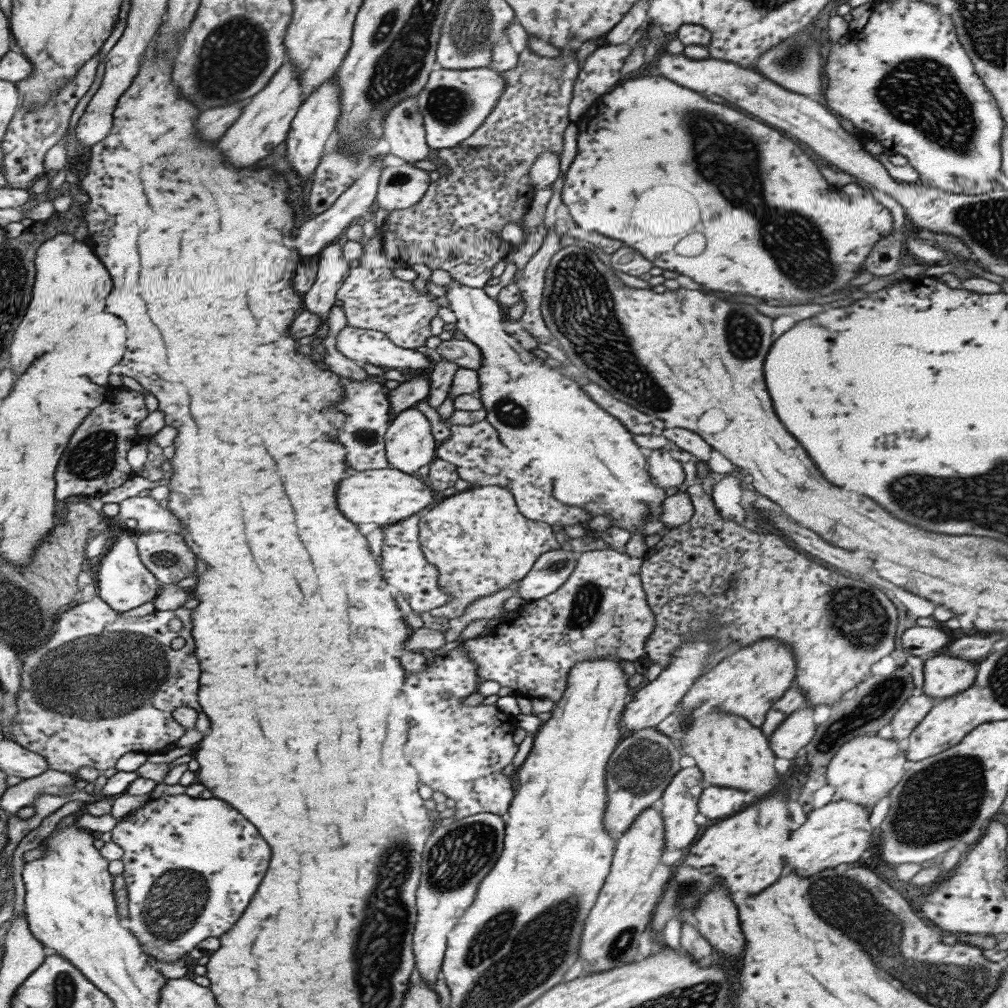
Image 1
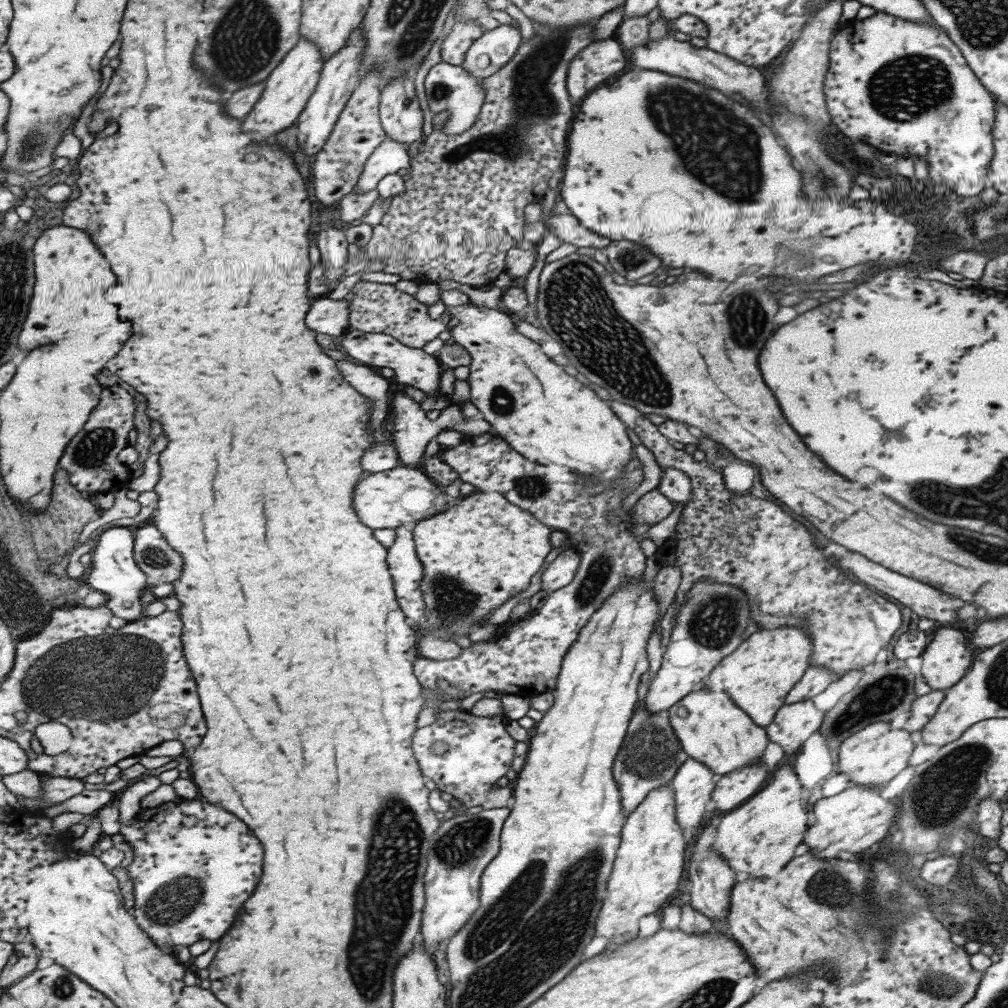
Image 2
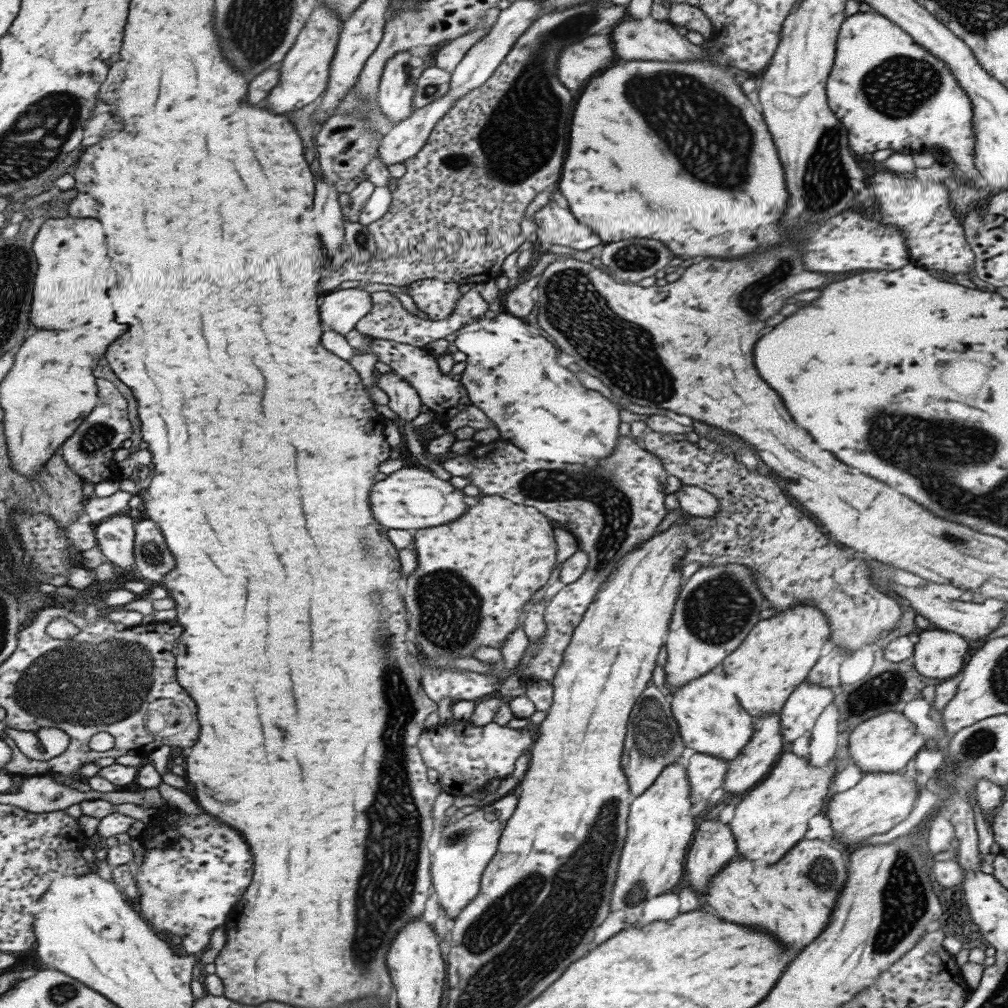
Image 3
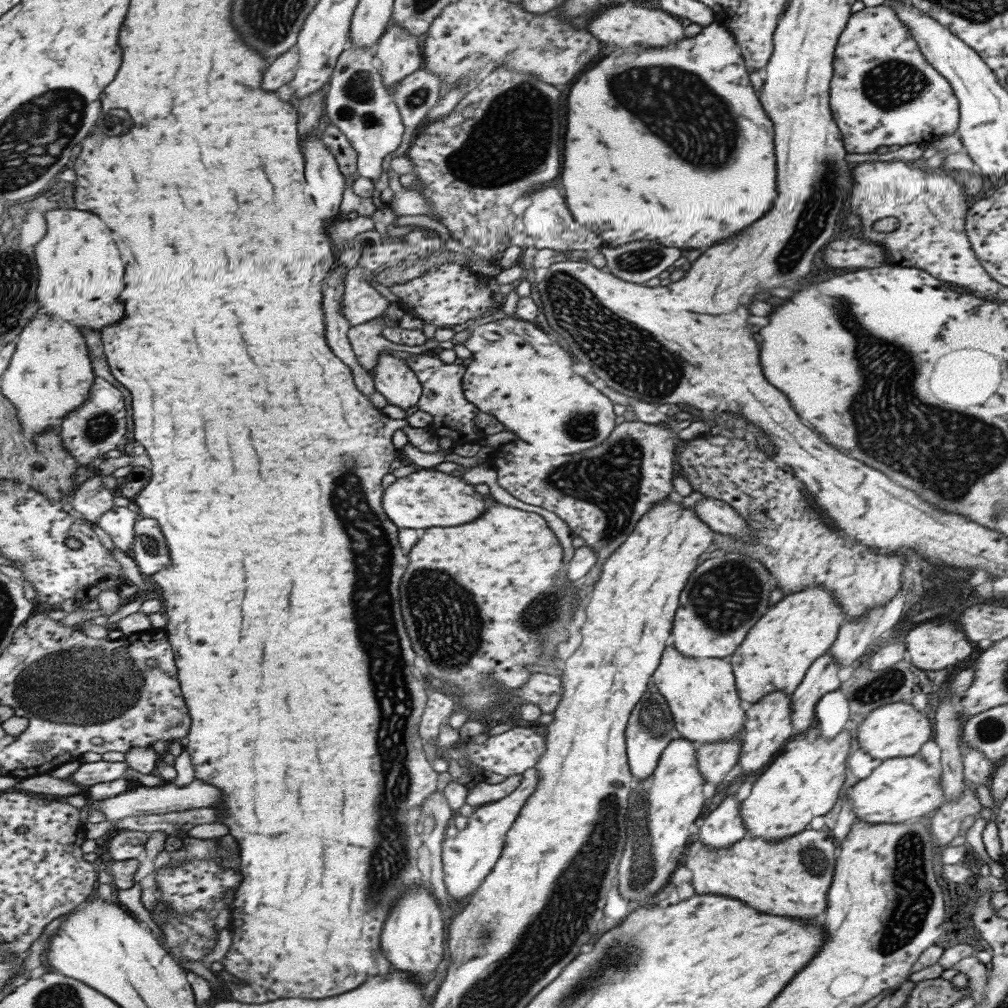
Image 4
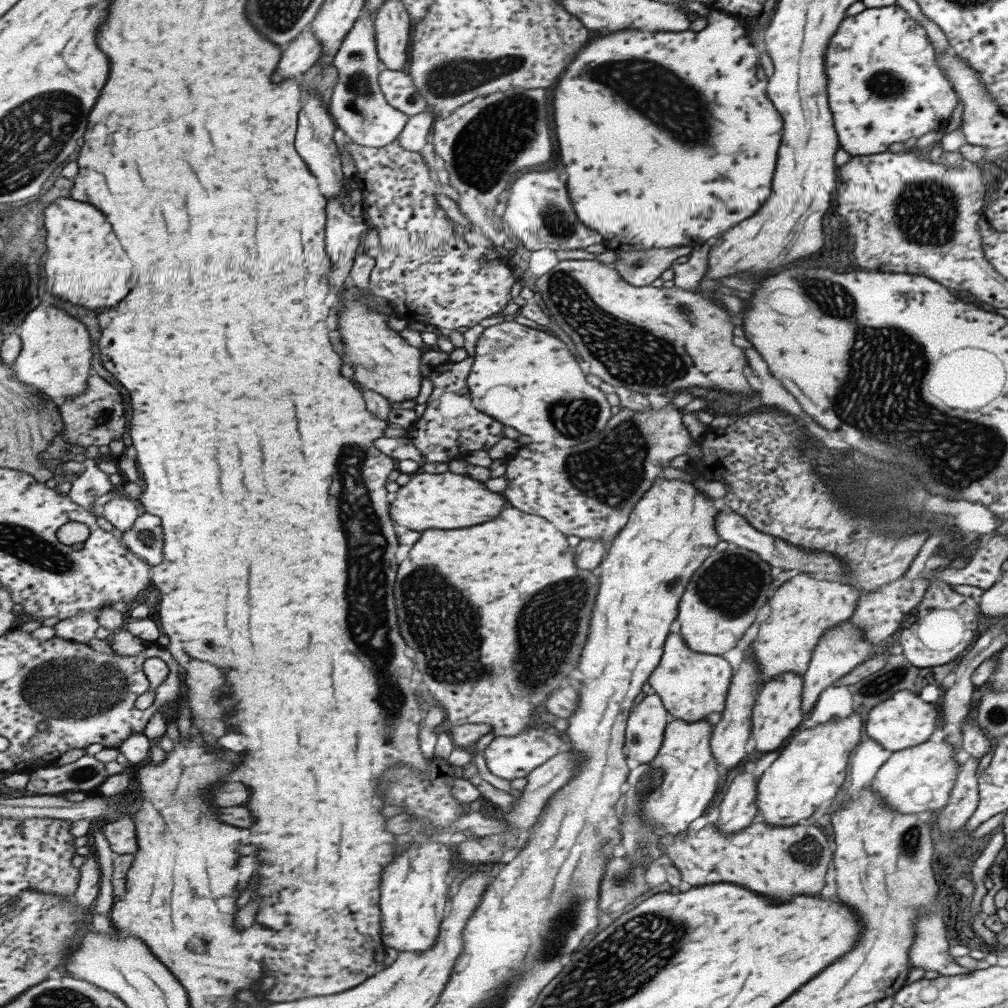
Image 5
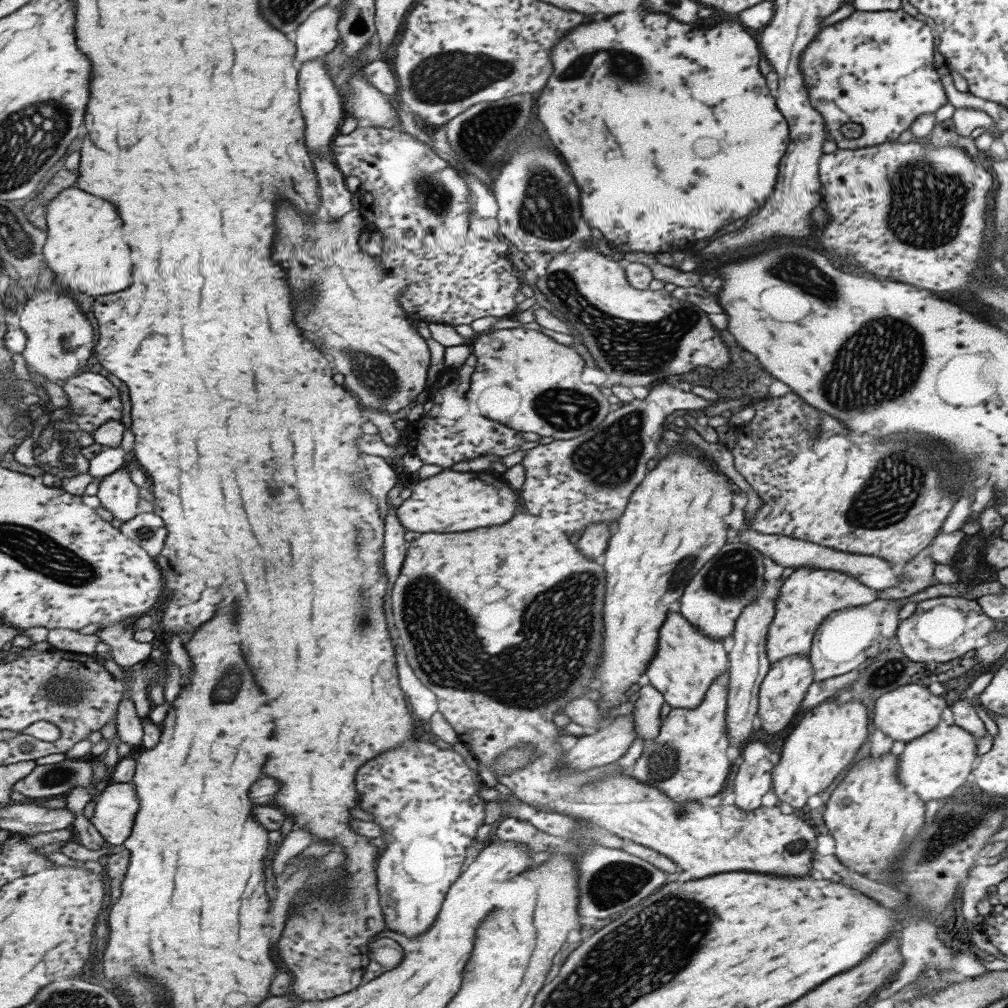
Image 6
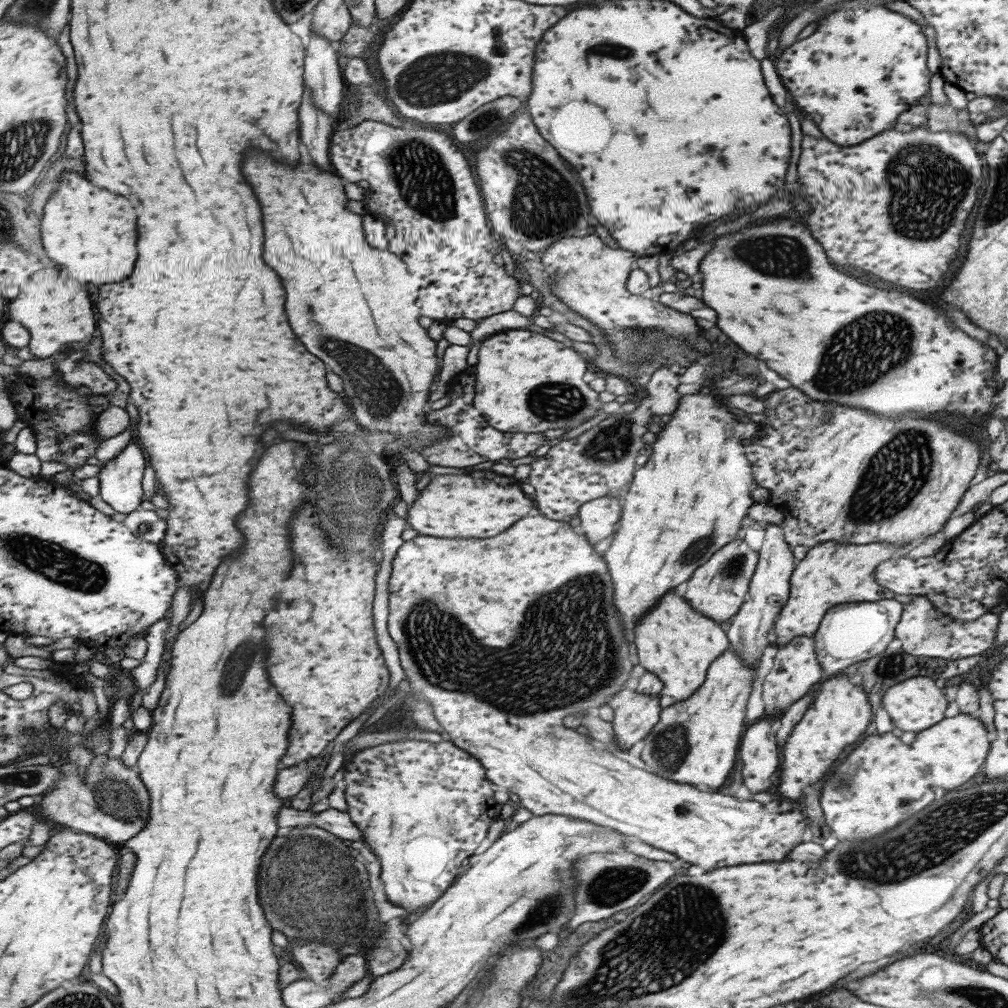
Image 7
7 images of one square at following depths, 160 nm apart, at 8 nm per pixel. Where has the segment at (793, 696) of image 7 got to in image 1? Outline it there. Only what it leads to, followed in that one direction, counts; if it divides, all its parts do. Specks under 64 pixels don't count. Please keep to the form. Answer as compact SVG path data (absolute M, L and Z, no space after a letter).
M709 785L701 791L697 801L698 812L705 818L725 818L738 813L749 798L745 791L724 787L721 785Z

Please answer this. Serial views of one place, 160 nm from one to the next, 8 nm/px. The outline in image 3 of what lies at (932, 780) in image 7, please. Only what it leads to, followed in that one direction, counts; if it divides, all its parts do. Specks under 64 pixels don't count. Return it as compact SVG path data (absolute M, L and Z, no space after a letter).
M865 773L851 788L835 793L827 805L825 817L830 820L833 838L843 844L863 844L872 834L881 834L907 818L920 786L897 773Z

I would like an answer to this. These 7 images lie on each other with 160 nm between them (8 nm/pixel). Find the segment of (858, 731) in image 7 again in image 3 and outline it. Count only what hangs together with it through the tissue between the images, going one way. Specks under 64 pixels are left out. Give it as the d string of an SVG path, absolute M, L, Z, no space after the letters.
M780 753L763 780L737 804L733 817L727 823L735 839L737 854L741 852L747 860L761 860L761 864L772 865L803 839L809 818L822 812L835 767L833 758L825 766L816 767L794 753Z

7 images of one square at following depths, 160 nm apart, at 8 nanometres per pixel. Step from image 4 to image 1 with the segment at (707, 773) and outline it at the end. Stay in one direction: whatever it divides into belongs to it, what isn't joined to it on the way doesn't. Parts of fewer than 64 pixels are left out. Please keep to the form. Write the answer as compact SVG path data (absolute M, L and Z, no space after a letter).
M694 765L691 767L680 768L667 783L661 796L658 798L656 805L663 823L664 834L664 850L672 850L681 848L684 851L695 842L697 836L697 824L694 819L698 812L697 801L699 800L701 791L702 774Z

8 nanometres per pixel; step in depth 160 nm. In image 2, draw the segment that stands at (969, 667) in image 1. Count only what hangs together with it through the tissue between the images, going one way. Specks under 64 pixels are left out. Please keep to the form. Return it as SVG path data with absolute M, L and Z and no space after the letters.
M941 628L932 634L920 654L920 674L932 690L953 686L965 674L974 655L965 643L962 630L951 628Z

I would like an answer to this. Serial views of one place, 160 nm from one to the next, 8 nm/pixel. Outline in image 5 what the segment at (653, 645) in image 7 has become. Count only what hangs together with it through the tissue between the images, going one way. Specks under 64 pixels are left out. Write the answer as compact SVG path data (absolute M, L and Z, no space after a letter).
M669 633L664 640L660 661L649 675L647 684L660 698L670 719L681 719L687 724L702 720L709 725L724 709L731 677L731 667L721 655L693 652L686 647L680 634Z

